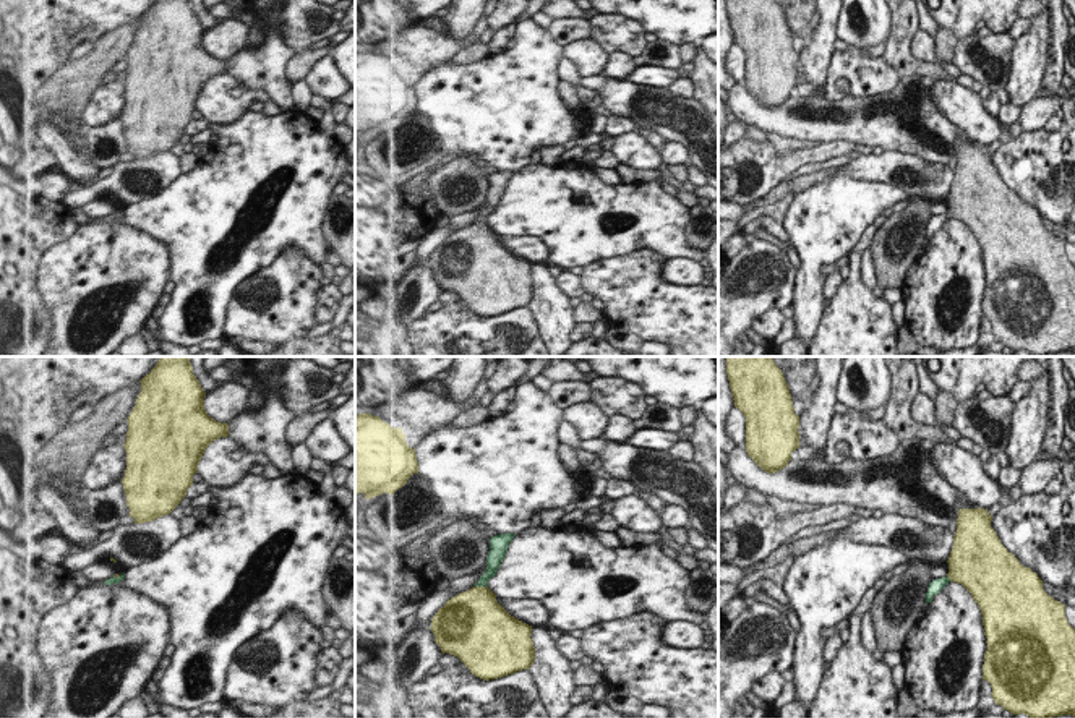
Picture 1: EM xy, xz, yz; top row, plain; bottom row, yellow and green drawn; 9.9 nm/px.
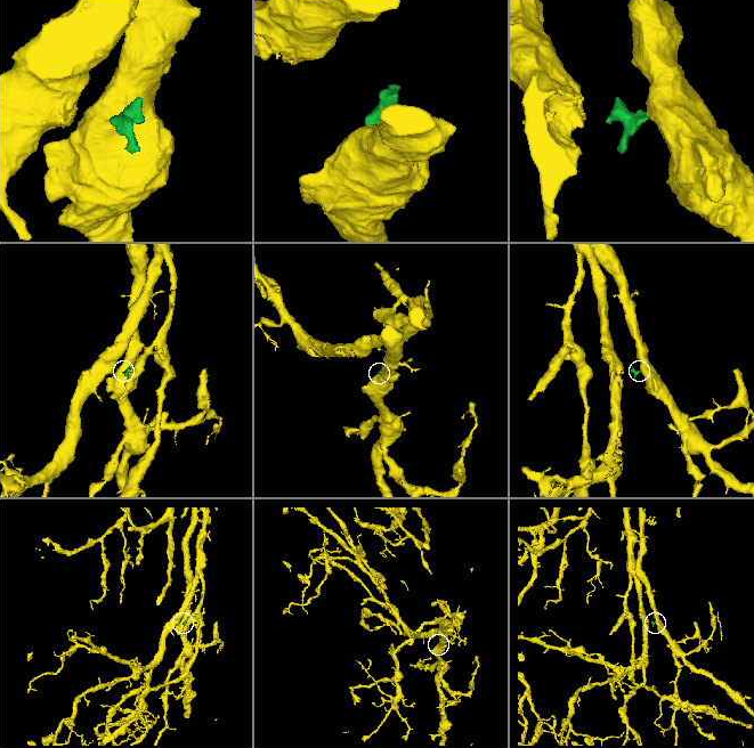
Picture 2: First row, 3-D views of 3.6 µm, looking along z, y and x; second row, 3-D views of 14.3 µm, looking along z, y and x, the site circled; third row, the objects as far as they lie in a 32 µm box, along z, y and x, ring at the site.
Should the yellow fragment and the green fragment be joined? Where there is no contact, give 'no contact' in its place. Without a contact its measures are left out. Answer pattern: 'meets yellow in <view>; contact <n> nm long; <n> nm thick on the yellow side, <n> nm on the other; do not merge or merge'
meets yellow in xz; contact 140 nm long; 460 nm thick on the yellow side, 120 nm on the other; merge

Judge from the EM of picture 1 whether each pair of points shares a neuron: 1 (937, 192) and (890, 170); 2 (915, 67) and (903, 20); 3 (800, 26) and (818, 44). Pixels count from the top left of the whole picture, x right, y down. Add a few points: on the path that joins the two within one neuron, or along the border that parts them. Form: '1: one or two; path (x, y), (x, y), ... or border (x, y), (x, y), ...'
1: one; path (926, 180), (916, 170), (902, 166)
2: one; path (903, 55), (903, 31)
3: two; border (814, 31), (805, 46)

